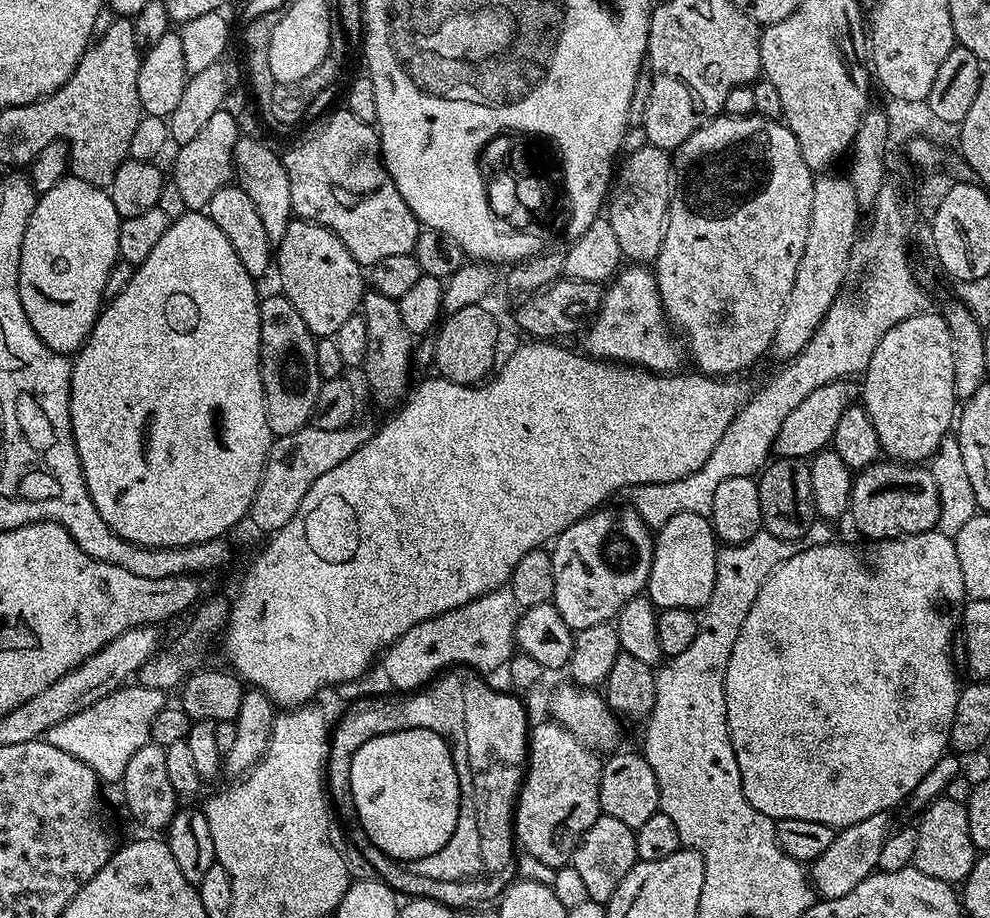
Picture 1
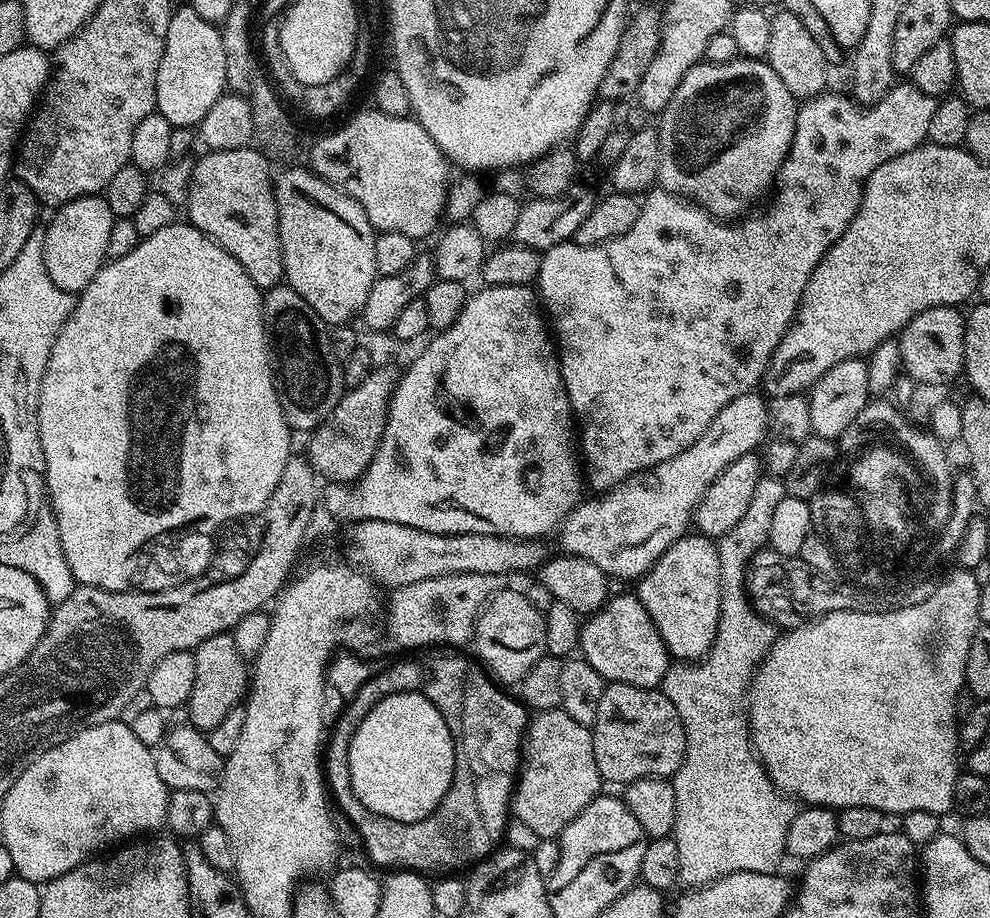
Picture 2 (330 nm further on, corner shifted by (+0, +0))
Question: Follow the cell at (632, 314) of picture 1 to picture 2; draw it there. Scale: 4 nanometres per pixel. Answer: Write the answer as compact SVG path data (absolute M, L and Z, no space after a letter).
M897 83L885 94L884 99L867 106L857 104L851 95L839 96L832 91L813 96L811 100L805 100L799 105L792 149L788 151L788 157L784 159L780 173L776 176L774 191L770 196L772 205L769 206L768 212L757 211L735 222L721 222L705 208L699 208L698 205L663 190L652 190L643 197L638 222L634 222L634 226L630 226L626 234L594 246L569 242L543 249L540 257L538 296L554 333L554 344L560 358L560 377L566 386L570 406L578 421L582 468L586 473L587 483L591 487L593 484L597 493L610 492L630 477L637 476L639 472L645 472L647 468L653 468L660 462L666 462L668 458L674 458L676 454L682 454L701 436L706 426L710 426L710 422L718 418L721 410L730 406L730 402L734 402L734 398L753 391L763 381L768 374L768 363L772 361L774 350L782 342L786 330L796 318L800 299L818 262L822 262L830 246L834 246L834 242L838 242L838 238L846 234L850 222L854 222L854 214L858 214L864 197L865 182L871 178L874 170L878 170L878 166L882 166L882 162L890 162L890 158L898 158L898 154L906 154L928 140L930 118L934 118L938 100L930 94L922 94L922 90L915 88L912 83Z

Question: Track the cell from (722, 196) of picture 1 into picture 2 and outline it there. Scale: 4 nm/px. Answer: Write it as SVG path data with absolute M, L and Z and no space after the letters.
M737 58L725 64L709 64L701 62L695 64L678 86L670 98L670 102L662 115L659 117L658 131L660 134L660 153L658 154L658 174L656 179L659 187L663 191L681 197L699 208L705 208L712 216L721 222L735 222L751 213L757 207L756 203L760 199L767 197L773 191L776 183L776 176L780 173L780 167L784 164L784 159L788 157L788 151L792 149L792 139L796 133L796 113L798 111L798 101L795 96L782 86L782 78L774 74L774 70L764 60L749 60L747 58Z

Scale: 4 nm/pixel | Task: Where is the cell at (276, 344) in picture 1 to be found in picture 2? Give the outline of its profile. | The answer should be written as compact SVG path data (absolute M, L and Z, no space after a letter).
M281 282L263 293L264 337L268 339L268 360L272 364L272 381L284 411L289 429L311 433L320 427L346 389L342 379L342 364L331 353L324 321L302 302L302 298L287 283Z

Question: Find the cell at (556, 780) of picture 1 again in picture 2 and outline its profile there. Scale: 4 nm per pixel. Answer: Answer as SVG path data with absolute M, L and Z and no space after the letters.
M561 707L535 713L526 729L522 767L514 784L515 819L526 822L542 838L559 837L588 803L601 795L600 787L589 725L574 722Z

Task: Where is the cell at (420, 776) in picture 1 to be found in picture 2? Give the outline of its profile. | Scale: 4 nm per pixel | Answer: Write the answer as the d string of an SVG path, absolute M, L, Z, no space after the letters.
M420 691L390 694L363 718L350 742L354 794L374 815L416 823L430 815L450 790L457 751L457 737L450 734L438 706L431 708Z

